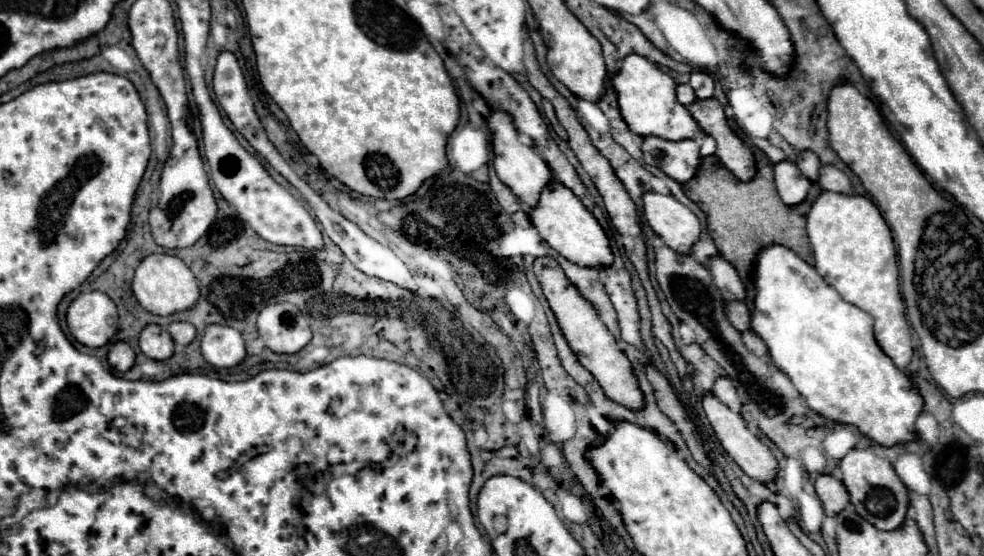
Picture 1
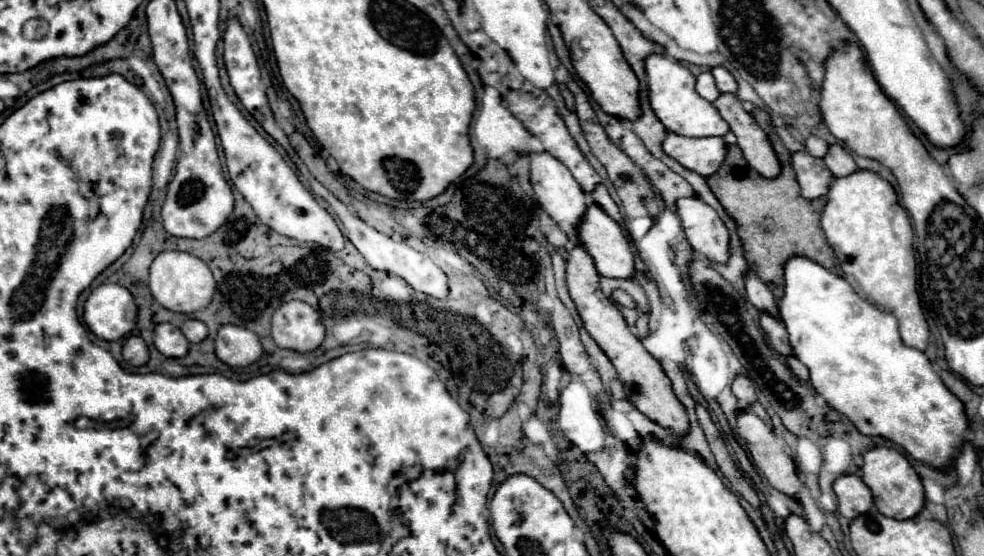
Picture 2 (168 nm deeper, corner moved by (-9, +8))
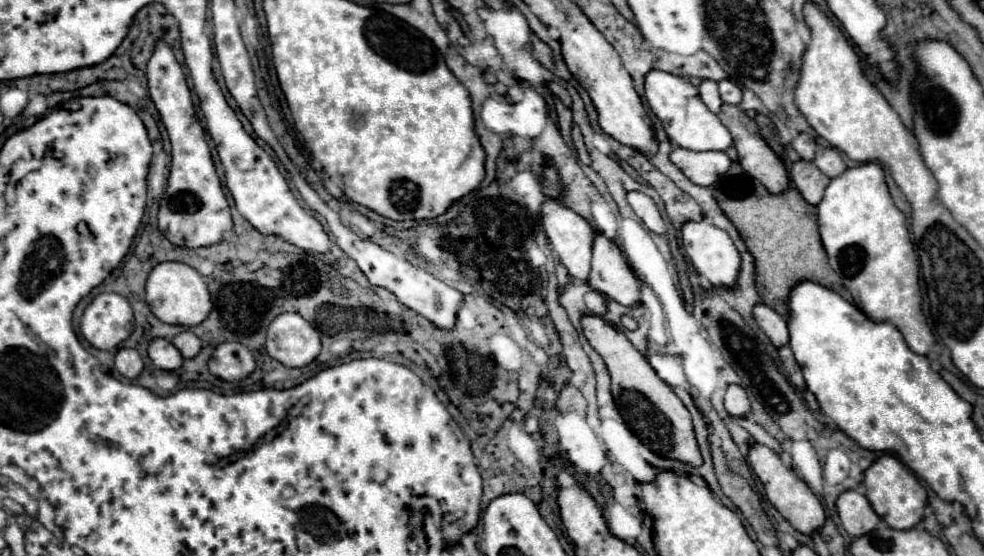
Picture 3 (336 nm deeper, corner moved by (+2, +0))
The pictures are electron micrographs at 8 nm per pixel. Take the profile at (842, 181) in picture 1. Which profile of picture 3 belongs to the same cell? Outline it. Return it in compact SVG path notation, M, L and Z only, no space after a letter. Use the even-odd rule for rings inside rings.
M819 148L815 152L815 158L813 158L815 166L829 178L835 178L839 174L845 172L845 162L841 158L841 154L835 150L835 148Z

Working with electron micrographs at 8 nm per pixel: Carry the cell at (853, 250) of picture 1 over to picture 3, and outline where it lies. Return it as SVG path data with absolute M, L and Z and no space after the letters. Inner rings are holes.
M859 164L833 178L817 210L829 264L843 278L855 304L871 320L895 324L913 352L927 354L933 346L933 332L921 312L919 260L907 230L907 218L893 204L881 164Z

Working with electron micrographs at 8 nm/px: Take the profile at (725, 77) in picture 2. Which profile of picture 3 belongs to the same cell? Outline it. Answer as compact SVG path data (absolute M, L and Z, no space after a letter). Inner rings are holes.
M721 80L721 82L719 82L719 92L721 92L723 102L727 102L727 104L741 104L743 92L741 92L741 88L739 88L735 82L731 82L731 80Z

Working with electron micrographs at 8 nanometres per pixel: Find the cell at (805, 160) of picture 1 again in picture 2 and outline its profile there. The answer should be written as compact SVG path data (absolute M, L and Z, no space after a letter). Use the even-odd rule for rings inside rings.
M810 136L804 146L806 146L806 152L816 156L816 158L824 158L824 154L828 152L828 144L818 136Z

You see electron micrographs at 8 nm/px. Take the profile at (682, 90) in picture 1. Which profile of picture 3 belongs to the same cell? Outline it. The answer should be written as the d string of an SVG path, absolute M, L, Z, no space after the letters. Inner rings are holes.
M703 80L703 84L699 86L699 96L701 96L701 100L707 104L707 108L711 110L711 112L719 112L719 108L721 108L721 96L719 96L719 90L717 90L717 82L713 82L713 80Z

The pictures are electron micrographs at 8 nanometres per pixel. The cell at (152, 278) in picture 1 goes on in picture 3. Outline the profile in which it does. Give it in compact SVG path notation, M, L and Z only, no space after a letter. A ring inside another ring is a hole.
M163 262L157 264L149 278L147 278L147 304L151 306L153 314L165 324L179 324L179 326L197 326L201 324L213 304L207 290L203 276L187 264L181 262Z

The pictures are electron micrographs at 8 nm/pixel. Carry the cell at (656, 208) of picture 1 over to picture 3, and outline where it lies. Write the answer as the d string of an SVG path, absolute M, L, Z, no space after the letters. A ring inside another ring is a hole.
M703 220L703 222L687 222L681 234L683 234L683 248L701 276L705 276L715 288L737 288L741 254L737 252L737 248L733 246L733 240L725 230Z

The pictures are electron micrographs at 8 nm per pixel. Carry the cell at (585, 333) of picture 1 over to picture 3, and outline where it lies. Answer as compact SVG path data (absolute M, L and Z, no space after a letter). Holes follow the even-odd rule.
M583 316L583 332L589 344L603 356L611 374L613 398L621 410L621 416L629 422L629 428L639 436L639 440L661 458L701 466L703 456L693 432L691 414L675 396L675 392L657 376L647 358L627 340L623 332L605 322L601 316Z

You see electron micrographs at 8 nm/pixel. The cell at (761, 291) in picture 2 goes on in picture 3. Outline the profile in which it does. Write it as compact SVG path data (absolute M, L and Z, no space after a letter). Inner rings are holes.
M757 304L755 310L755 320L761 326L761 330L771 338L771 342L781 348L789 344L789 330L787 330L787 322L769 306L765 304Z

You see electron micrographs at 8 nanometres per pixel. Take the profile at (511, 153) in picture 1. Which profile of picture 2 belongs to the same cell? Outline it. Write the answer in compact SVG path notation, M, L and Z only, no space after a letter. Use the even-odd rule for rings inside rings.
M548 152L528 154L528 162L530 162L530 184L532 184L532 190L534 190L534 196L540 204L540 208L544 208L546 214L558 222L558 226L568 234L568 238L576 240L576 224L580 222L580 218L586 210L584 190L572 178L570 170L560 160L552 158L552 154L548 154Z

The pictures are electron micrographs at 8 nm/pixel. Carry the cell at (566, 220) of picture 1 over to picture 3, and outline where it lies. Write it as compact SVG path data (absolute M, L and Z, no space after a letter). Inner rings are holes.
M597 234L593 242L593 270L589 286L623 306L641 304L641 288L631 266L621 249L603 234Z

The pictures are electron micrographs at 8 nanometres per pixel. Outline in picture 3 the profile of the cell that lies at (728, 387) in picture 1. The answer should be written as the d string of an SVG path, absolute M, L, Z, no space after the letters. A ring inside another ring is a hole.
M731 384L727 388L727 394L725 394L725 410L731 416L739 416L739 418L745 418L751 412L751 402L747 398L747 392L741 386Z

